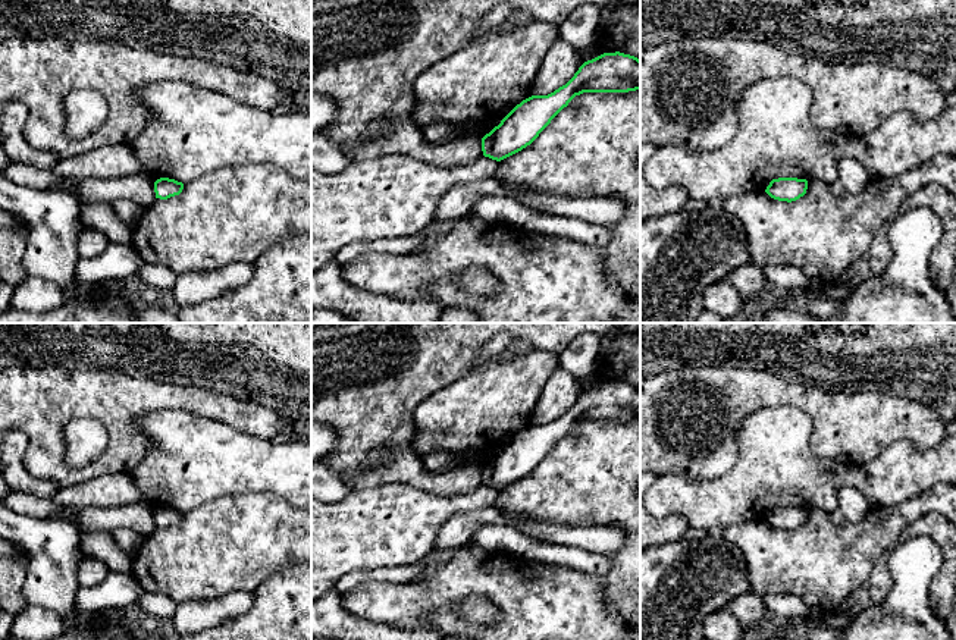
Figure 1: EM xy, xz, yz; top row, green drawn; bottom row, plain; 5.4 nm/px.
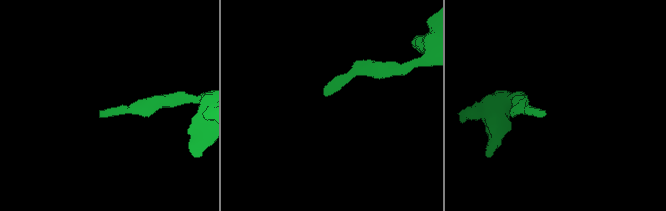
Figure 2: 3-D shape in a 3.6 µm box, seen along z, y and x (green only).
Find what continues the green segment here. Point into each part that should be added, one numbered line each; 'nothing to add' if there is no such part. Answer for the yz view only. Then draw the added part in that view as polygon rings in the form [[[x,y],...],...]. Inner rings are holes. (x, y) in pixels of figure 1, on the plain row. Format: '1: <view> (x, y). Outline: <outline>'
nothing to add

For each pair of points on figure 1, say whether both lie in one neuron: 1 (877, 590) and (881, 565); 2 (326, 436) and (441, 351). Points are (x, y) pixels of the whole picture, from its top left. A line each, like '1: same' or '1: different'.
1: same
2: different

